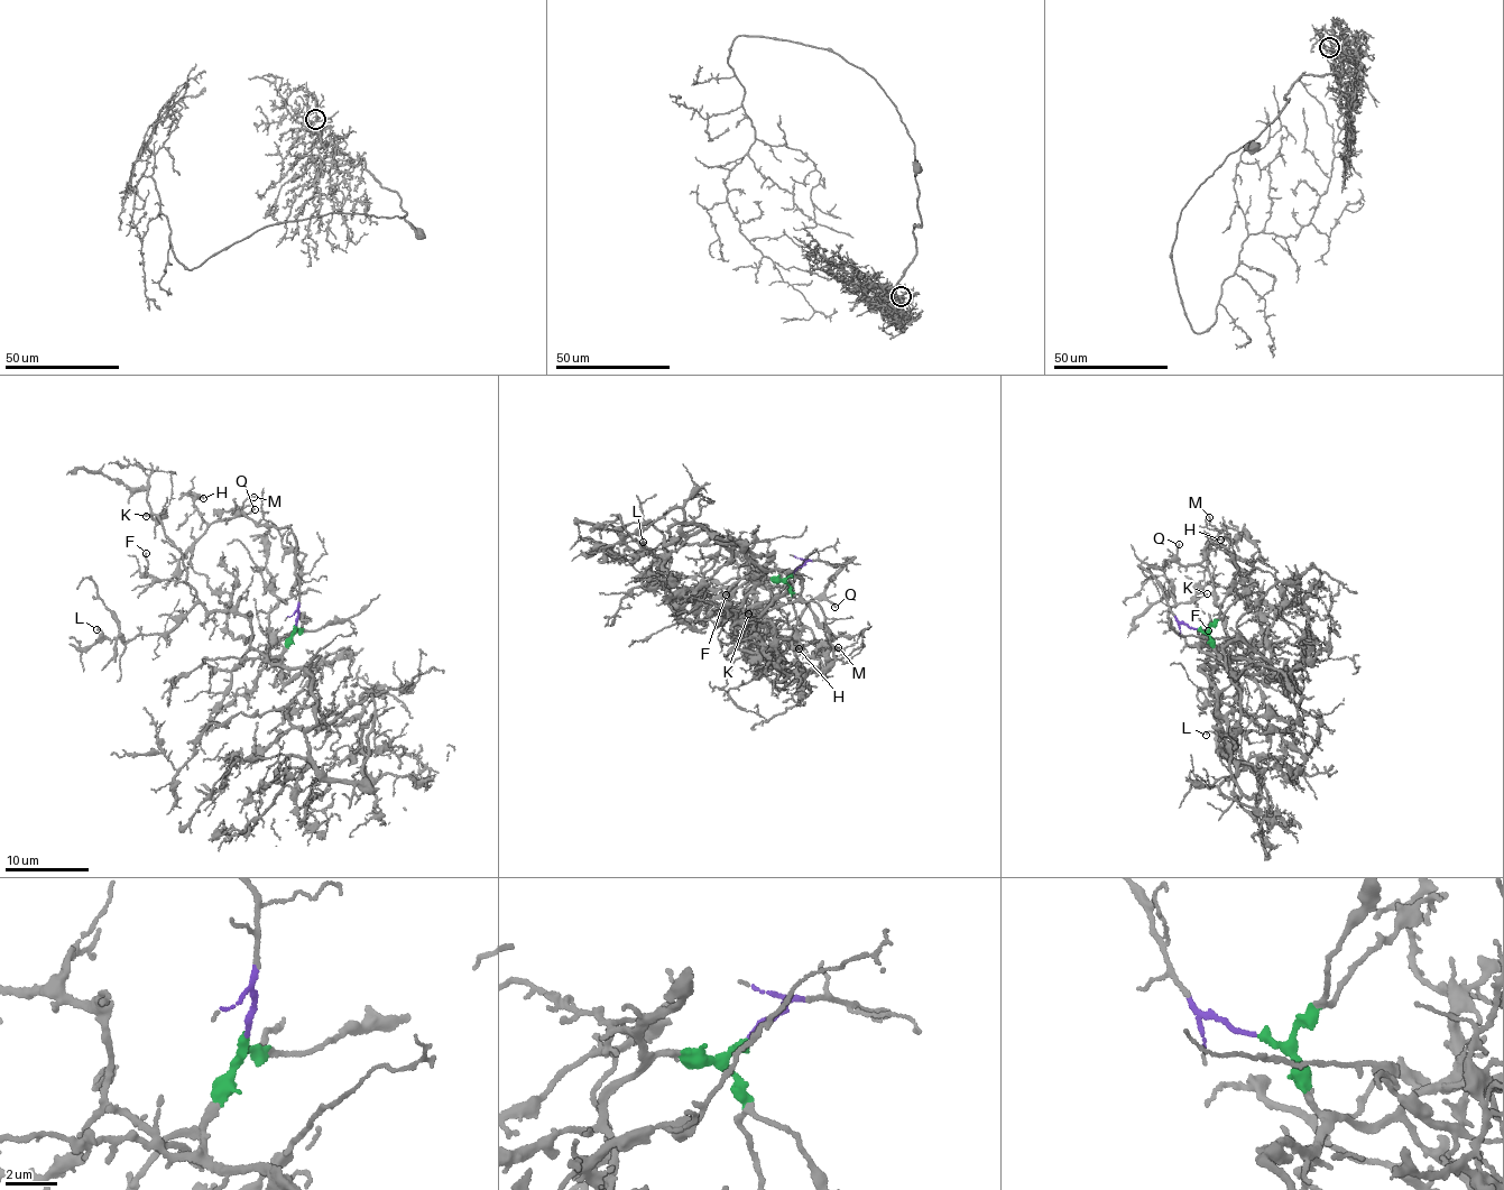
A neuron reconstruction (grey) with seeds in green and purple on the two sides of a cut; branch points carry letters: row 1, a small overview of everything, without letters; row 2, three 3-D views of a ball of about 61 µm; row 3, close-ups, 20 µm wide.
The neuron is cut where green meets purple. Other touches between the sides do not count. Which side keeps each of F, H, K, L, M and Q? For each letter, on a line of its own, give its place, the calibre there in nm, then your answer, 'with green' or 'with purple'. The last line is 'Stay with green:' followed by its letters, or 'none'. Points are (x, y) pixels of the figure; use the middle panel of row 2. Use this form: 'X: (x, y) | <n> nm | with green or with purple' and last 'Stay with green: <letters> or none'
F: (726, 594) | 150 nm | with green
H: (799, 648) | 120 nm | with purple
K: (748, 614) | 110 nm | with green
L: (643, 542) | 120 nm | with green
M: (838, 647) | 140 nm | with purple
Q: (834, 607) | 170 nm | with purple
Stay with green: F, K, L

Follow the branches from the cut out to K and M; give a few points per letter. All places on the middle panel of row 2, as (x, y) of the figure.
K: (793, 573), (748, 570), (759, 569), (732, 591), (739, 569), (755, 561), (760, 570), (747, 614)
M: (793, 573), (810, 560), (837, 568), (854, 557), (806, 602), (800, 620), (811, 628), (820, 648), (838, 647)

